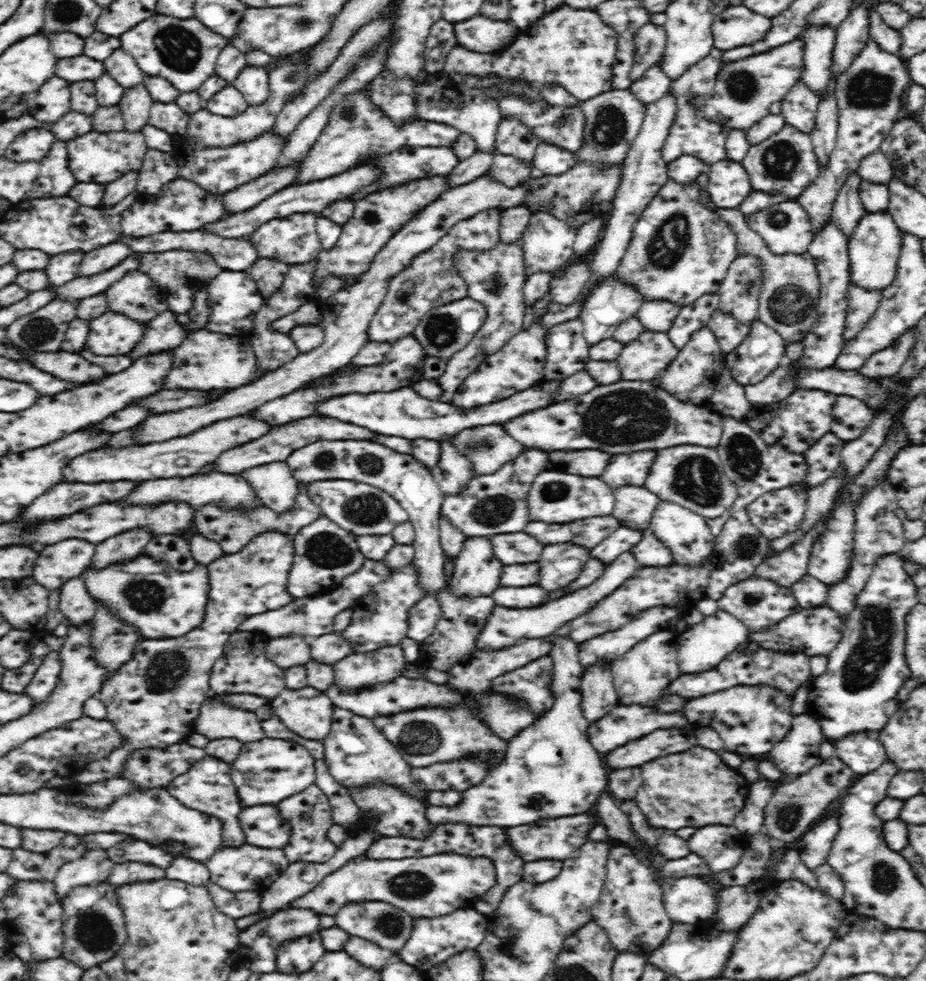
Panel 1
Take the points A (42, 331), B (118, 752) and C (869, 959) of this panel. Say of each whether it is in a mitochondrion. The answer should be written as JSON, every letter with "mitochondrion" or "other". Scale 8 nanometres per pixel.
{"A":"mitochondrion","B":"other","C":"other"}

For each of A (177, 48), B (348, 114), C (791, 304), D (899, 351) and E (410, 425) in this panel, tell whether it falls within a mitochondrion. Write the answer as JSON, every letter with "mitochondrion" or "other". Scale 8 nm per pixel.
{"A":"mitochondrion","B":"mitochondrion","C":"mitochondrion","D":"other","E":"other"}

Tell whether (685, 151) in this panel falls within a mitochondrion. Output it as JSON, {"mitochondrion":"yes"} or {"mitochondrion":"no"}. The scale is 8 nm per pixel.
{"mitochondrion":"no"}

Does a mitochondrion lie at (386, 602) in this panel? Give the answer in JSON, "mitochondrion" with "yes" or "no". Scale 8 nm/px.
{"mitochondrion":"no"}

